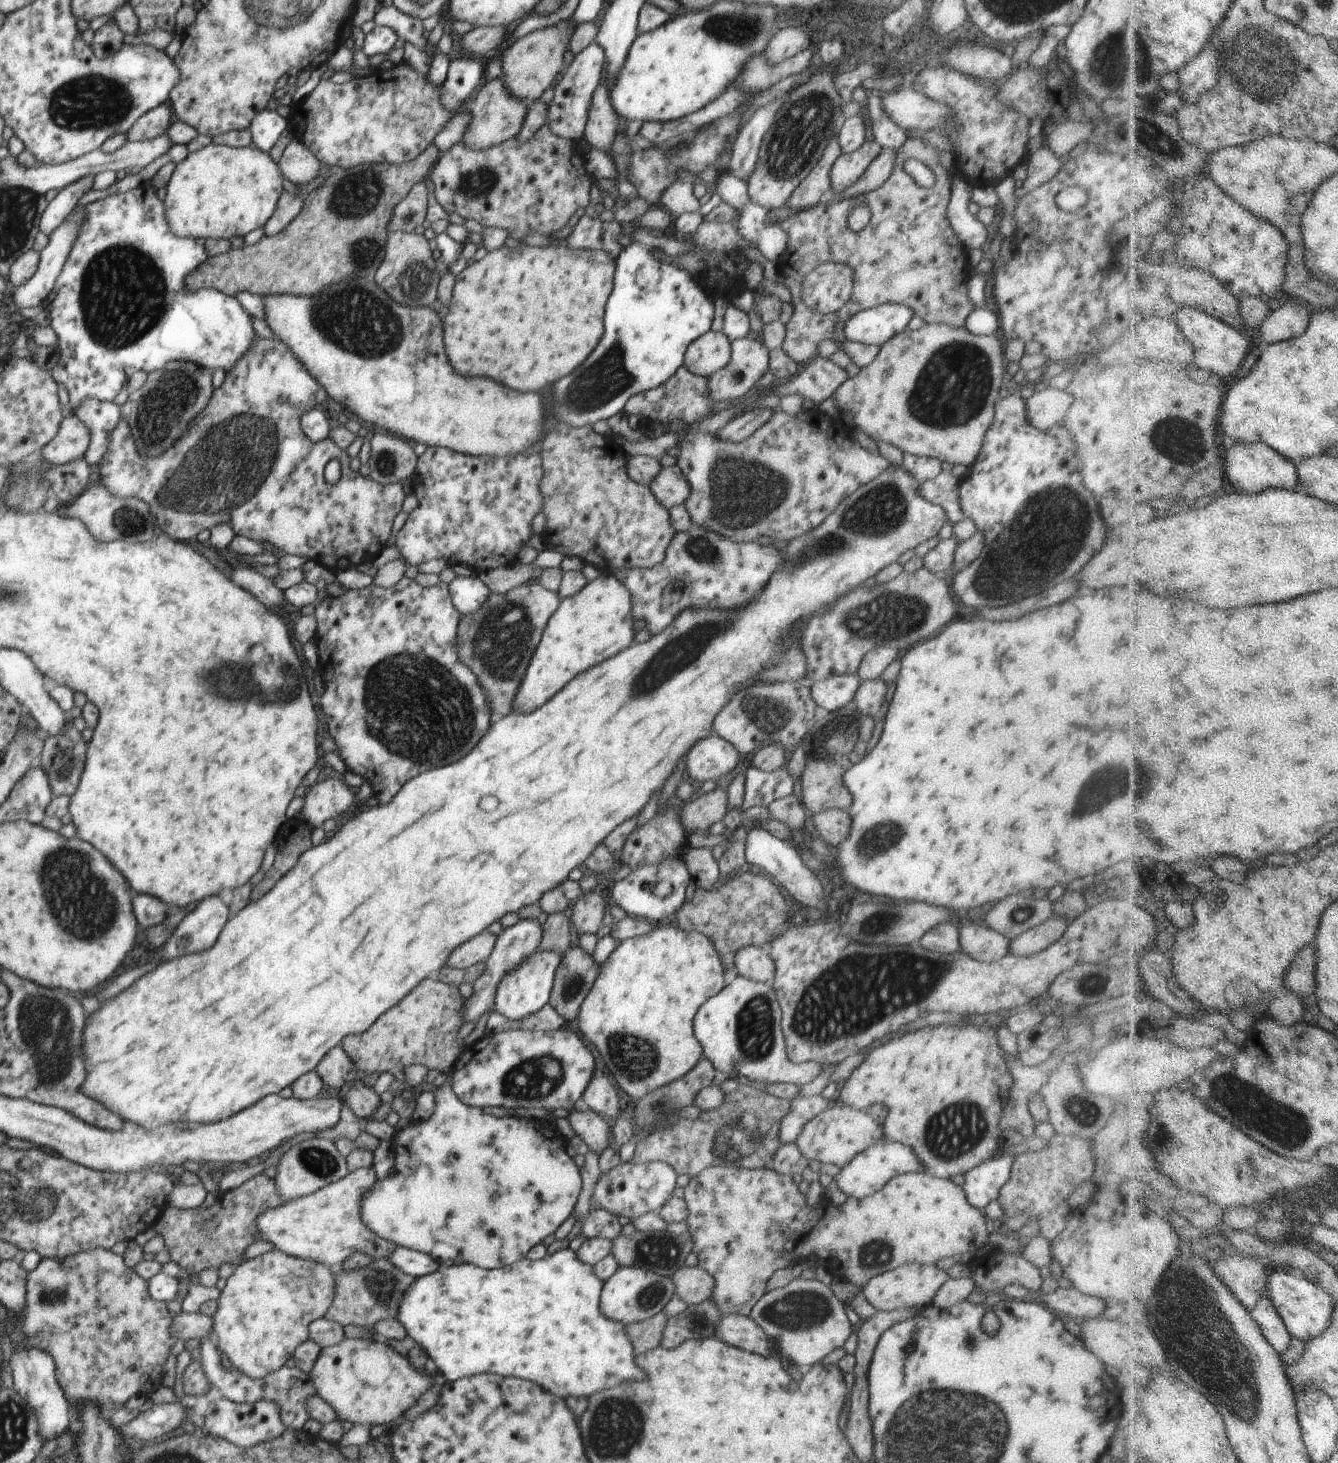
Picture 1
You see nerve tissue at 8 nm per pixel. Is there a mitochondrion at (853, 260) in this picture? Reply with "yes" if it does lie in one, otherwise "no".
yes

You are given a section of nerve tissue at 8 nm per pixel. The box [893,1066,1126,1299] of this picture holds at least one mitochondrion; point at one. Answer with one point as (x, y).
(943, 1137)

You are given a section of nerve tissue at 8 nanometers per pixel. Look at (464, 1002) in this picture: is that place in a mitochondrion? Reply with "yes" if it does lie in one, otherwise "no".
no

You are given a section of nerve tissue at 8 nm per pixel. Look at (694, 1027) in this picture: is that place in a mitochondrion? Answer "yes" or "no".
no

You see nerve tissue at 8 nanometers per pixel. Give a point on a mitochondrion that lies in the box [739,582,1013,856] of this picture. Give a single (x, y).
(890, 615)

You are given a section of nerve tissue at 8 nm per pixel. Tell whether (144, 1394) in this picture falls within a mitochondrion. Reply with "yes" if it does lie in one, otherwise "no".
no

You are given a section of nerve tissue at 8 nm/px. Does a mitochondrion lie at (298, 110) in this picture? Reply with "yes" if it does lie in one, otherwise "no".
no

